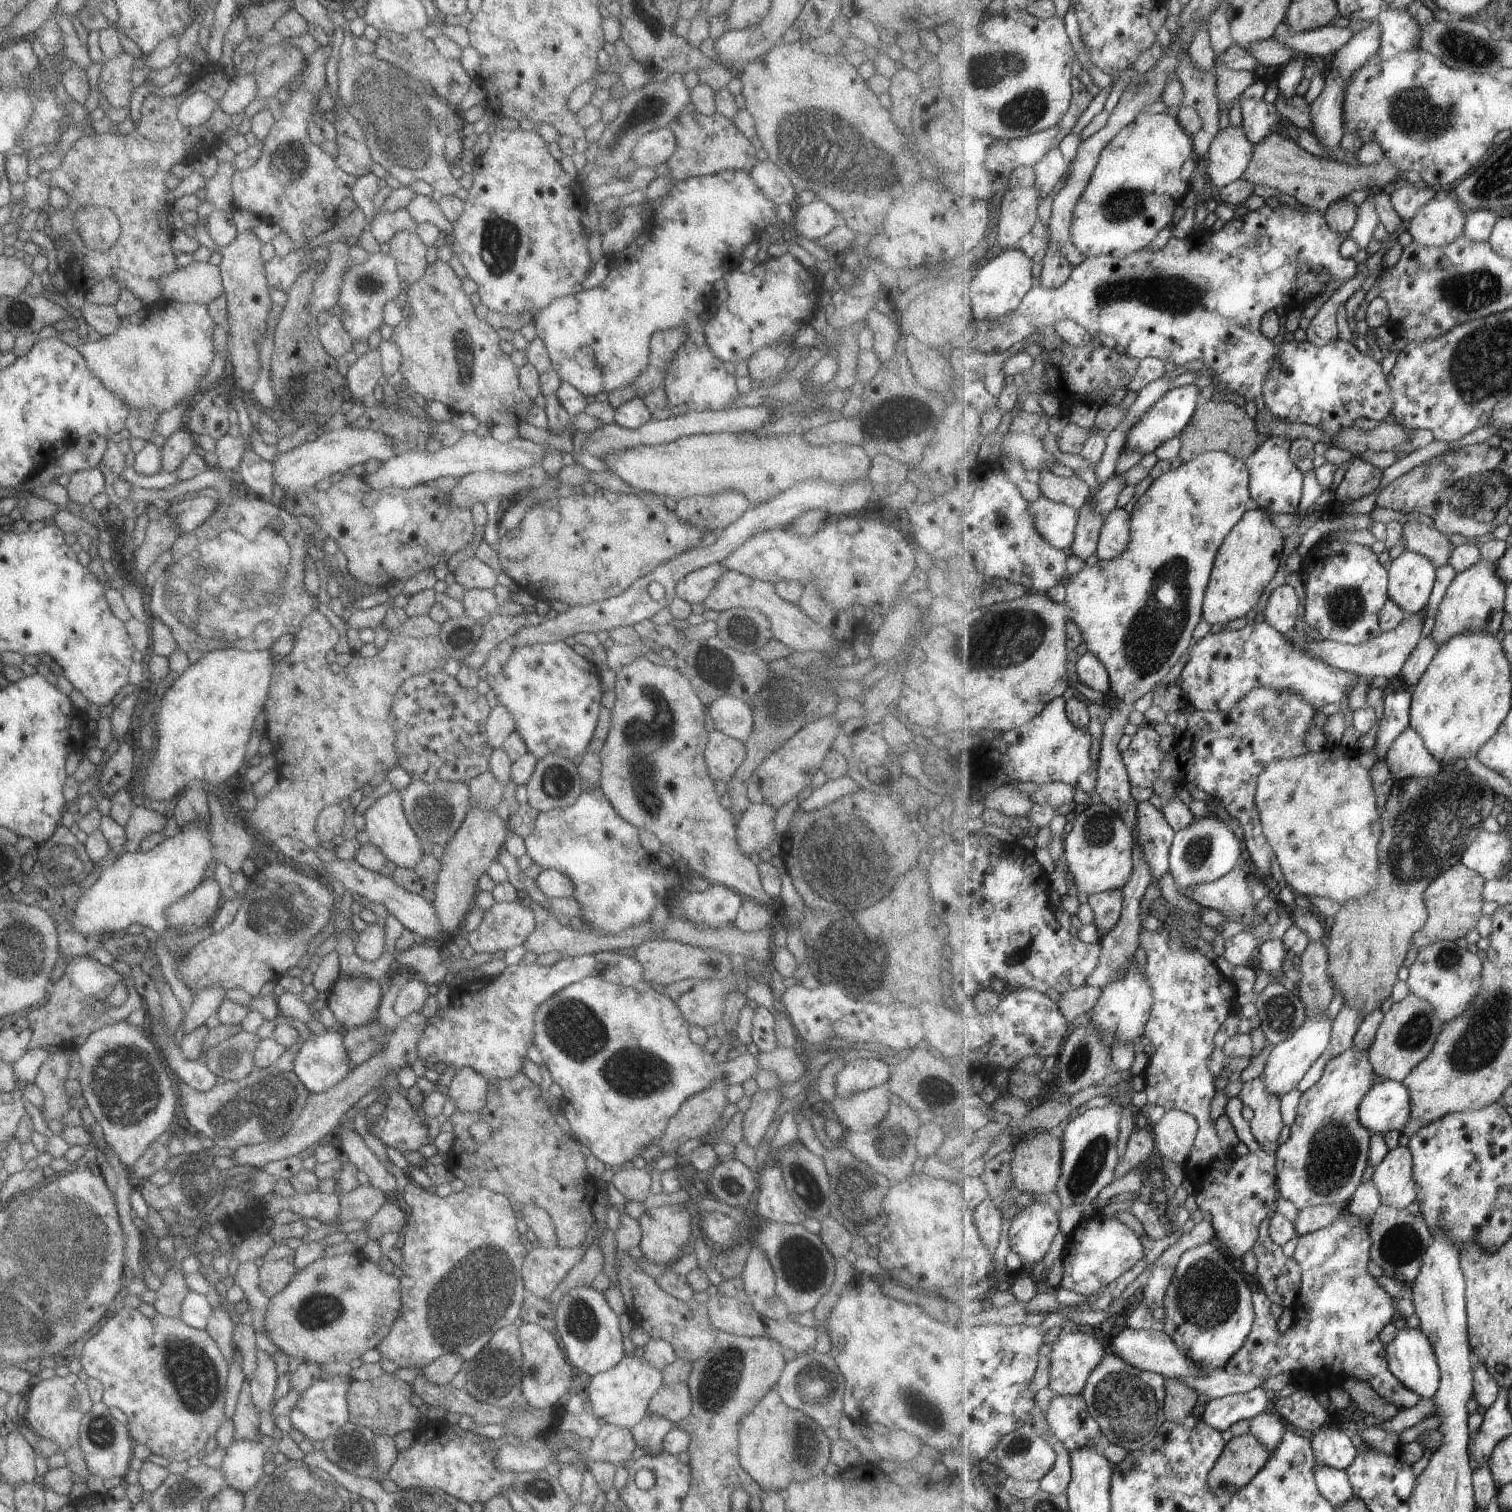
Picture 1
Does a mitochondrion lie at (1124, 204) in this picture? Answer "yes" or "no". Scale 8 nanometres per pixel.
yes

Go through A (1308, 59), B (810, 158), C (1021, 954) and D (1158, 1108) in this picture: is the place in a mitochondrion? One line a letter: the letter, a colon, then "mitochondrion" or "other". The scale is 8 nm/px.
A: other
B: mitochondrion
C: other
D: other

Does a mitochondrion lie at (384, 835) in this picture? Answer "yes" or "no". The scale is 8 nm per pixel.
no

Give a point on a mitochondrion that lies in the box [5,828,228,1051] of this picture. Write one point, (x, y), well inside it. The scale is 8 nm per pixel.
(61, 855)

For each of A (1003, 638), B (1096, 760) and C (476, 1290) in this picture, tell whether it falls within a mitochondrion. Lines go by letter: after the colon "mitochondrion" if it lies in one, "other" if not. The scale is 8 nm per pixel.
A: mitochondrion
B: other
C: mitochondrion

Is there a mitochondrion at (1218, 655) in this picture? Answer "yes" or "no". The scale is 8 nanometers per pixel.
no

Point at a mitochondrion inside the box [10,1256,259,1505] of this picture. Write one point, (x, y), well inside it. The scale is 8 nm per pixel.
(190, 1378)

